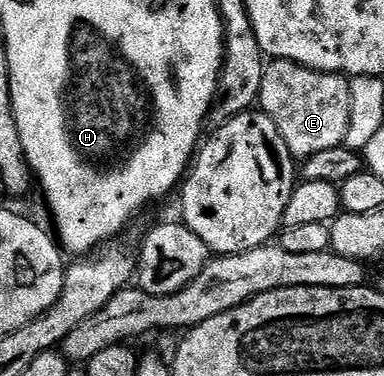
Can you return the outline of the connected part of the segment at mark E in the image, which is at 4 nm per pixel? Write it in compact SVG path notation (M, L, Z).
M272 60L265 63L262 74L262 90L258 101L259 111L265 112L278 126L286 146L293 157L307 158L319 151L341 147L344 136L350 130L350 114L352 113L352 85L349 77L339 72L319 72L304 68L289 60Z

